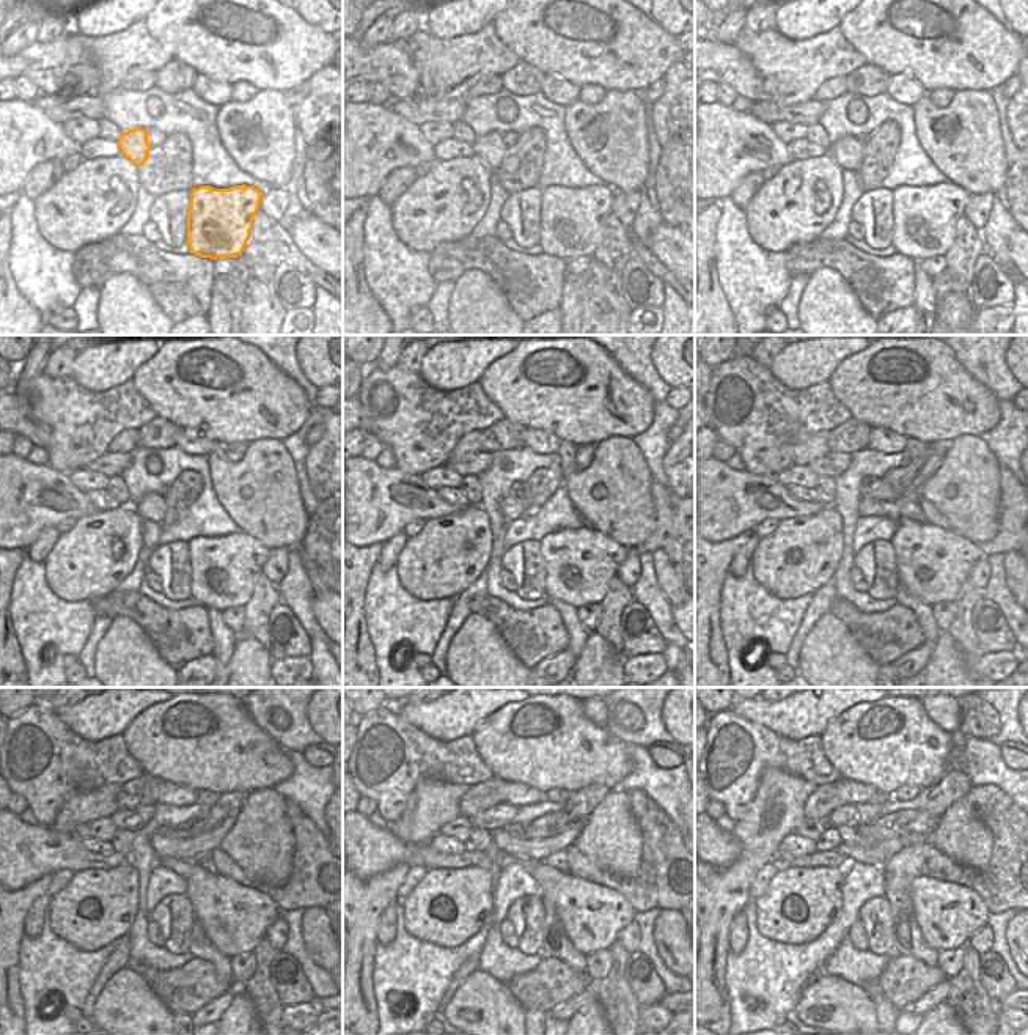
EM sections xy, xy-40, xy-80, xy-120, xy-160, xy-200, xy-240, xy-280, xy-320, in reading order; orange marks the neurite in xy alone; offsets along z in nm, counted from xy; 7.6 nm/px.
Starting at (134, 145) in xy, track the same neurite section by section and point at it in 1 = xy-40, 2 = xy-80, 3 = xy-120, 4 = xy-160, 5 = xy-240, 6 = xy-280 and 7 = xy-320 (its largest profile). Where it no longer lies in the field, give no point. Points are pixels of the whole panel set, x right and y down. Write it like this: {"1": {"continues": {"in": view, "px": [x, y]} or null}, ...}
{"1": {"continues": {"in": "xy-40", "px": [491, 148]}}, "2": {"continues": {"in": "xy-80", "px": [848, 153]}}, "3": {"continues": {"in": "xy-120", "px": [151, 507]}}, "4": {"continues": {"in": "xy-160", "px": [511, 508]}}, "5": {"continues": {"in": "xy-240", "px": [234, 917]}}, "6": {"continues": {"in": "xy-280", "px": [591, 914]}}, "7": {"continues": {"in": "xy-320", "px": [948, 914]}}}

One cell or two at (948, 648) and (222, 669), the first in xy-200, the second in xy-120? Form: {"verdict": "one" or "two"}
{"verdict": "two"}

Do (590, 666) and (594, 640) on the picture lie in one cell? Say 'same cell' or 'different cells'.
same cell

